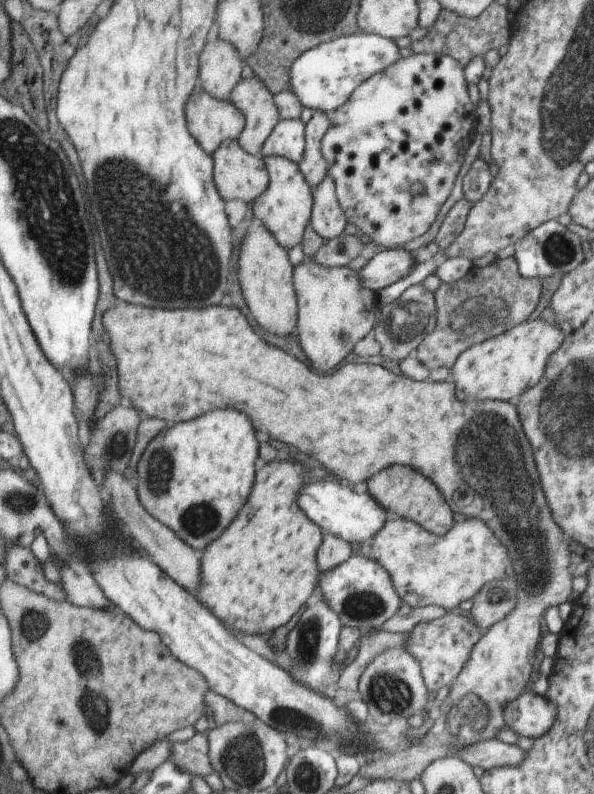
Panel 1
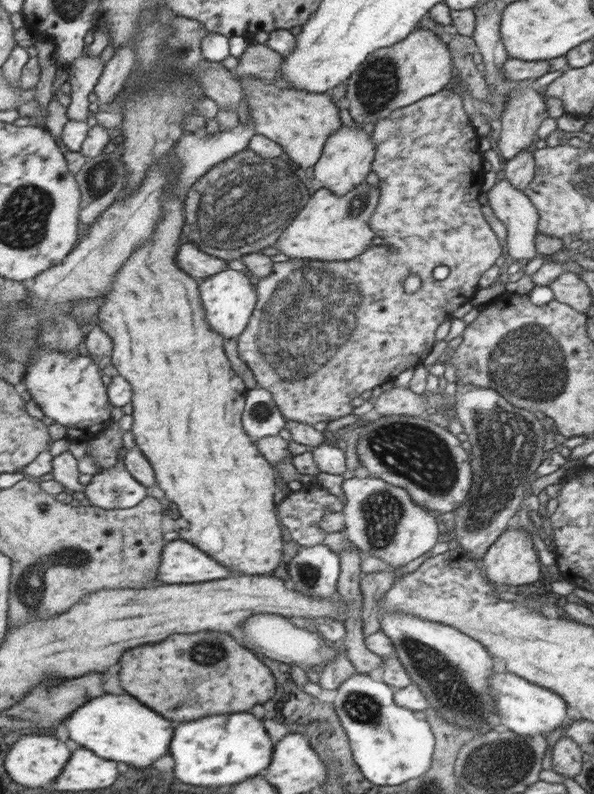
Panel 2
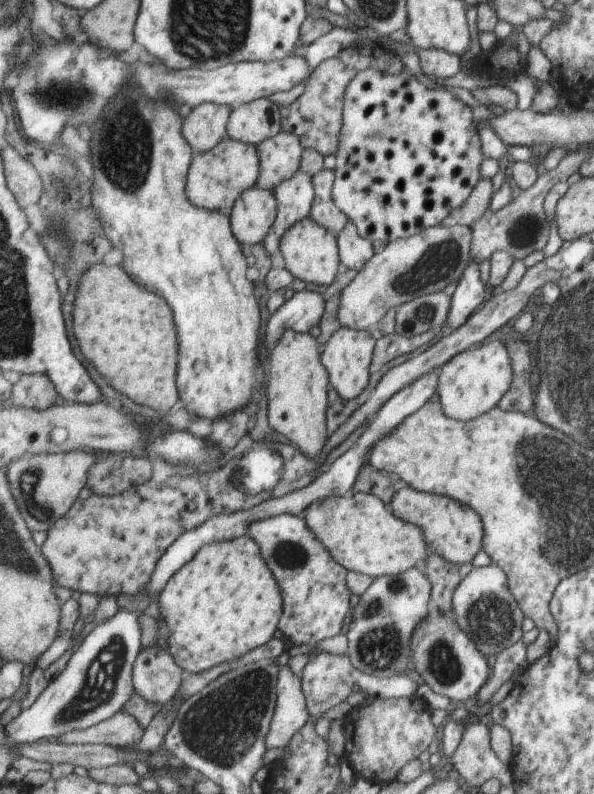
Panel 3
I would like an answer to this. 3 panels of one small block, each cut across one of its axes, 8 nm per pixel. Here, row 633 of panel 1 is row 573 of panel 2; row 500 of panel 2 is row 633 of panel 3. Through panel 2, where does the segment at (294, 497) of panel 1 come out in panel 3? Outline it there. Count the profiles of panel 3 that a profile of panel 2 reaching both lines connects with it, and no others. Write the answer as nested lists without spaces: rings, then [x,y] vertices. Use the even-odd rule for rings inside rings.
[[[250,534],[236,540],[207,544],[166,585],[160,598],[170,652],[187,674],[204,673],[268,644],[281,628],[285,613],[285,594],[277,575],[266,560],[262,547]]]

